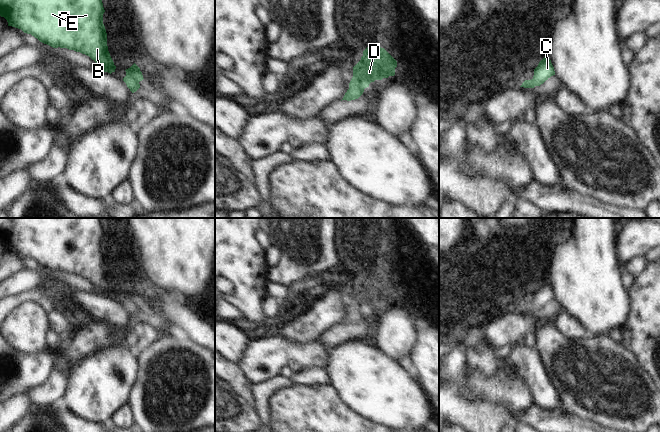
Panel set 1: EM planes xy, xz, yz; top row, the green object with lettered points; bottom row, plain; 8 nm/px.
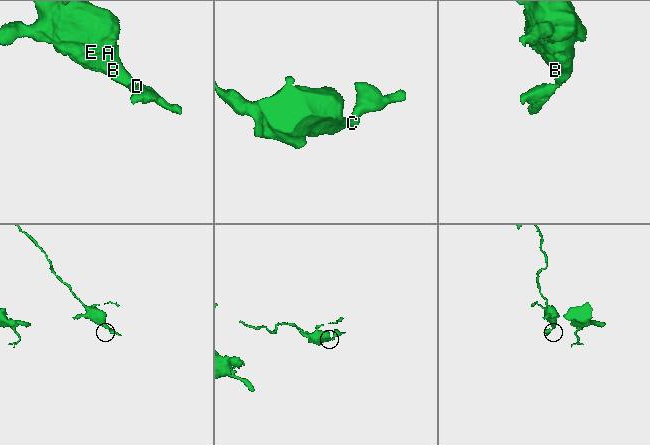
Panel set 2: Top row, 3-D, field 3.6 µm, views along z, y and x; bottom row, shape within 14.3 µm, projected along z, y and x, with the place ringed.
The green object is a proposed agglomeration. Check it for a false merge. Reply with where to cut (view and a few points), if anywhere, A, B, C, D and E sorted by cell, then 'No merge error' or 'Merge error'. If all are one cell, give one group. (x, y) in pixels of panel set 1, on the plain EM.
No split. Groups: A B C D E. No merge error.

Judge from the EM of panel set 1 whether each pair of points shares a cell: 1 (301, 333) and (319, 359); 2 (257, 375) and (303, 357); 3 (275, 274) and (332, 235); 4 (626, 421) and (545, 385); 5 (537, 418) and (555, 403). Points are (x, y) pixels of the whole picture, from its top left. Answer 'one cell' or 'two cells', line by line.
1: two cells
2: one cell
3: one cell
4: two cells
5: two cells

